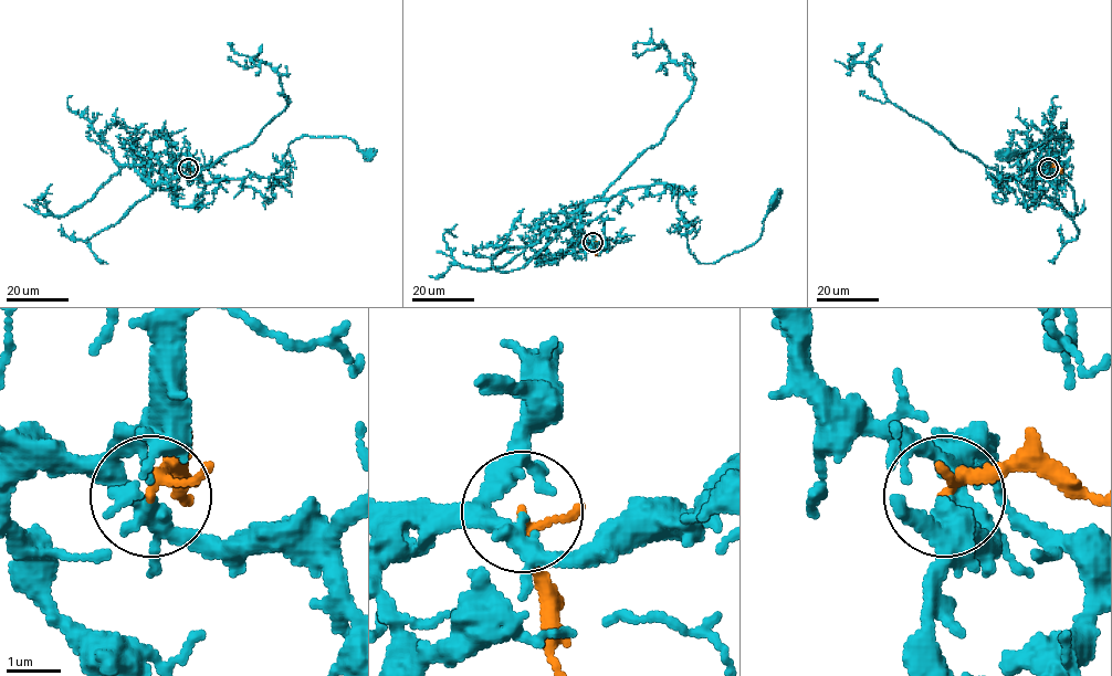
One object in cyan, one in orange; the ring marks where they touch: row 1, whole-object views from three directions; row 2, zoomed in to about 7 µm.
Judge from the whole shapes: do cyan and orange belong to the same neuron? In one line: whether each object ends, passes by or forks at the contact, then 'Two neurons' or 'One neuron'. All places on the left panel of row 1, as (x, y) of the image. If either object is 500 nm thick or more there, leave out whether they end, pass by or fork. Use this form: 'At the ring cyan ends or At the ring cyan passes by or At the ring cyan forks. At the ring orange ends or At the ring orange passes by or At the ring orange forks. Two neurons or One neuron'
At the ring cyan passes by. At the ring orange passes by. Two neurons

